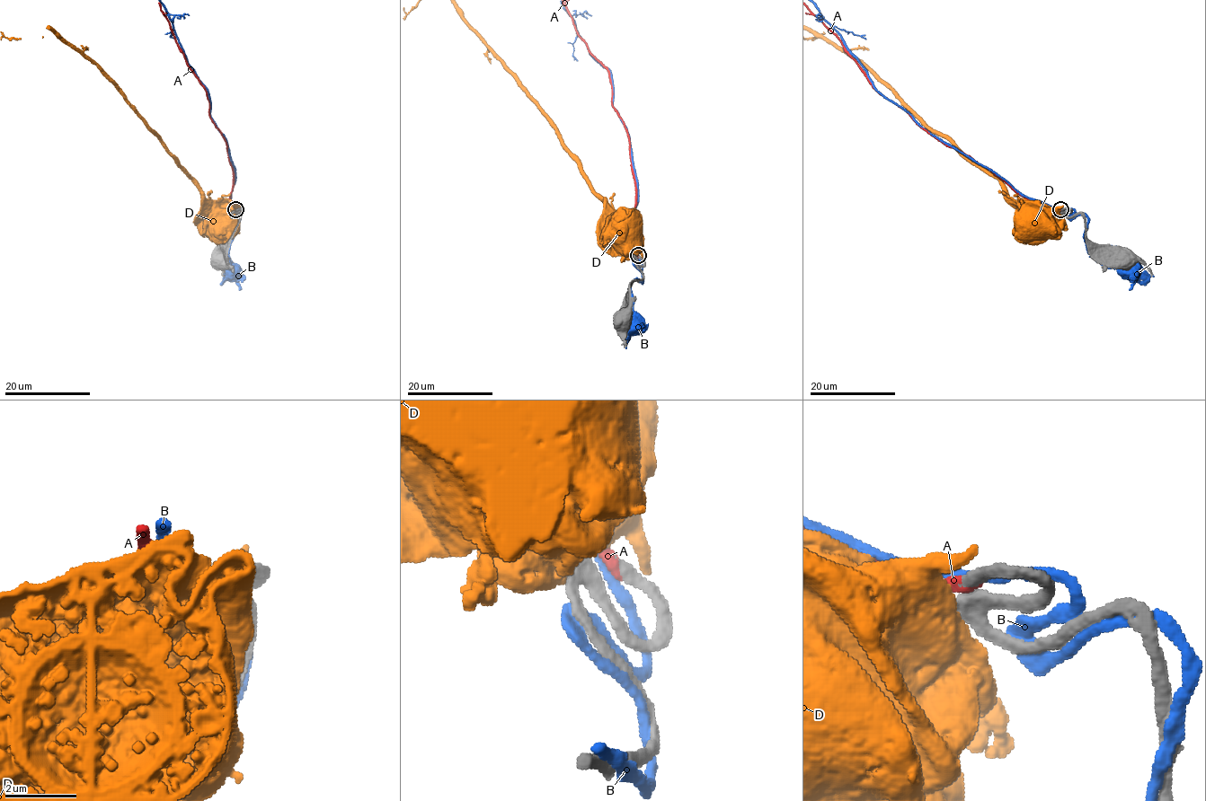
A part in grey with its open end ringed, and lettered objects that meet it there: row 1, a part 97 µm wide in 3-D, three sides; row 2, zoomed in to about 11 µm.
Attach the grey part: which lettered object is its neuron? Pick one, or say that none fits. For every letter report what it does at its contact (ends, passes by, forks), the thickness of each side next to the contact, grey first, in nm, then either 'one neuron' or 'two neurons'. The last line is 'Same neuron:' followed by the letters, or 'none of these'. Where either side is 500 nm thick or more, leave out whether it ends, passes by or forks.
A: it ends; calibres 340 and 320 nm; one neuron
B: it passes by; calibres 320 and 300 nm; two neurons
D: calibres 400 and 950 nm; two neurons
Same neuron: A

